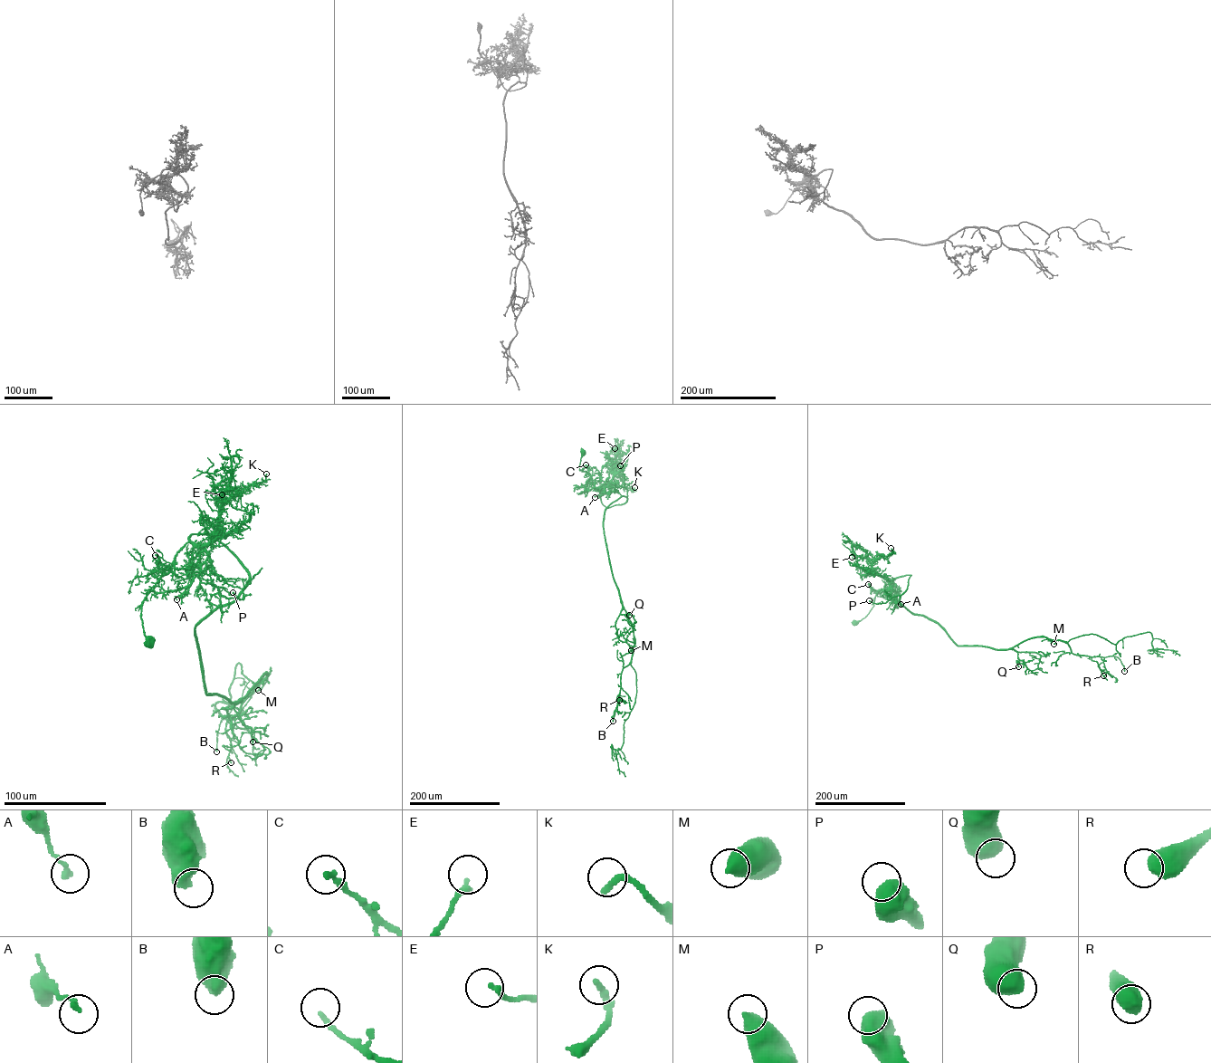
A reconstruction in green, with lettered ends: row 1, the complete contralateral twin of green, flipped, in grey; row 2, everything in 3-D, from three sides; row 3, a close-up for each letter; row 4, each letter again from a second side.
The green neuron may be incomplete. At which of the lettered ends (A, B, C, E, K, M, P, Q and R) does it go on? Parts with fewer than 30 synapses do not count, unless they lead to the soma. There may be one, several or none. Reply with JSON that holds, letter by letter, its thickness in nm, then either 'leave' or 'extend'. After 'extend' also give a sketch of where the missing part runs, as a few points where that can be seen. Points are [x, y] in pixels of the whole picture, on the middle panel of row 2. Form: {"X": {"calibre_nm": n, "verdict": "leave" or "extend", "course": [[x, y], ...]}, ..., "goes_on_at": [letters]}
{"A": {"calibre_nm": 200, "verdict": "leave"}, "B": {"calibre_nm": 650, "verdict": "leave"}, "C": {"calibre_nm": 200, "verdict": "leave"}, "E": {"calibre_nm": 240, "verdict": "leave"}, "K": {"calibre_nm": 320, "verdict": "leave"}, "M": {"calibre_nm": 600, "verdict": "leave"}, "P": {"calibre_nm": 750, "verdict": "leave"}, "Q": {"calibre_nm": 650, "verdict": "leave"}, "R": {"calibre_nm": 700, "verdict": "leave"}, "goes_on_at": []}

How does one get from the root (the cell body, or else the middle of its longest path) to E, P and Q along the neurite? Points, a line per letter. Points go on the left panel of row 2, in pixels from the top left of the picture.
E: (211, 541), (219, 531), (222, 493), (224, 501), (219, 497), (222, 494)
P: (211, 541), (205, 547), (210, 562), (210, 571), (220, 580), (242, 588), (243, 598), (240, 599), (233, 592)
Q: (211, 541), (210, 571), (240, 588), (250, 582), (195, 627), (203, 681), (207, 694), (238, 702), (252, 742)

